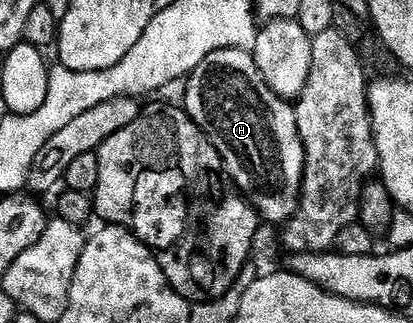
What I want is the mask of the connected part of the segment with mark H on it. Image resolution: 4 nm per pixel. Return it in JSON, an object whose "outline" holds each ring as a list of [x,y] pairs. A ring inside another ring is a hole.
{"outline":[[[245,48],[217,50],[186,77],[185,111],[223,159],[230,183],[249,201],[264,221],[282,226],[299,211],[299,191],[303,185],[303,143],[297,130],[295,109],[266,84],[255,65],[252,53]]]}

